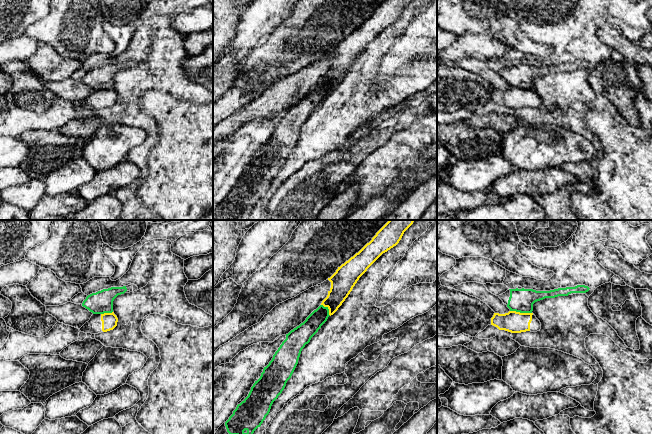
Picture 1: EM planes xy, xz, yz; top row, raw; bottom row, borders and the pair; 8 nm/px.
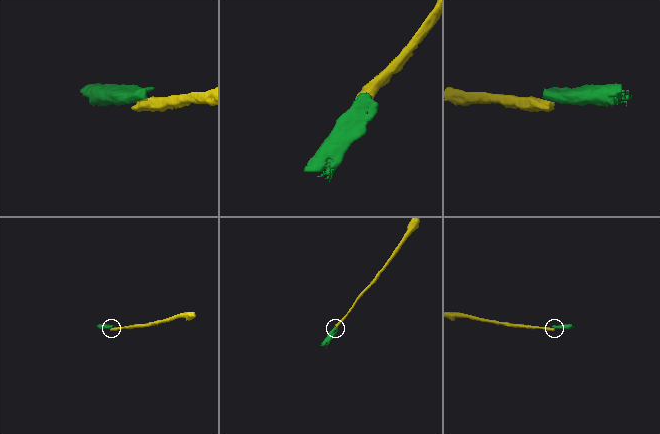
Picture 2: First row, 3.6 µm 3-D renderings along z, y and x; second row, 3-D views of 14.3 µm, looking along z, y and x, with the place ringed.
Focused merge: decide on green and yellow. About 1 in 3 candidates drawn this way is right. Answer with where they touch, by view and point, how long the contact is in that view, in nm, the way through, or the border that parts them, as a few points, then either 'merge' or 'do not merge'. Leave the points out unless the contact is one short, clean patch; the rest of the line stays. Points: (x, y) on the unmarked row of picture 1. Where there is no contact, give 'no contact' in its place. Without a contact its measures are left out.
meets green in yz at (521, 88); contact 180 nm long; border along yz (510, 86), (531, 89); do not merge

